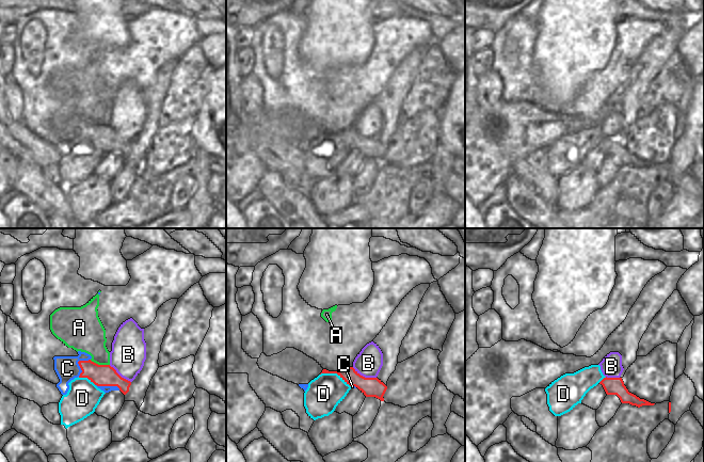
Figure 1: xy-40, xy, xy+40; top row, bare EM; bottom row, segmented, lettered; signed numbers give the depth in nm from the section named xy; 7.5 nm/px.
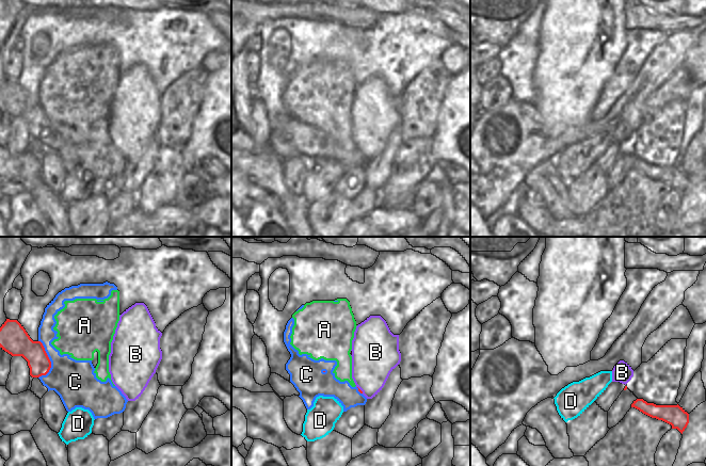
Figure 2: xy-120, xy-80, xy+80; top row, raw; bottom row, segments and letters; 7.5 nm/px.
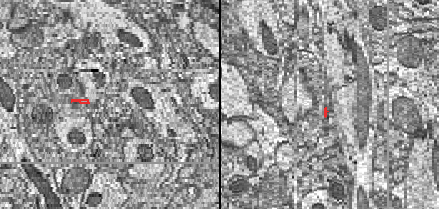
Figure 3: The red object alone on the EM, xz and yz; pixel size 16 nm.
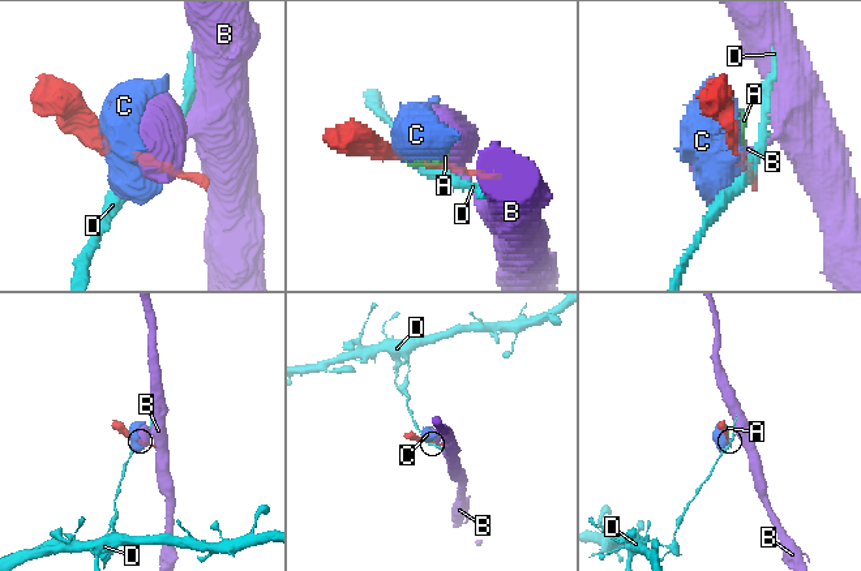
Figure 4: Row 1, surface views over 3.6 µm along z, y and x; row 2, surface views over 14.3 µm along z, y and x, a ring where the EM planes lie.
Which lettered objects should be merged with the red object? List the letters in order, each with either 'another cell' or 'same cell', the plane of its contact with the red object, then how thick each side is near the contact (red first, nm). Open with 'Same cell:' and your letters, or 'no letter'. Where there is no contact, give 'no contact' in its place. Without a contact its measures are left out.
Same cell: no letter
A: another cell; meets red in xy-40; 160 nm thick on the red side, 260 nm on the other
B: another cell; meets red in xy; 140 nm thick on the red side, 200 nm on the other
C: another cell; meets red in xy-40; 160 nm thick on the red side, 180 nm on the other
D: another cell; meets red in xy; 110 nm thick on the red side, 260 nm on the other

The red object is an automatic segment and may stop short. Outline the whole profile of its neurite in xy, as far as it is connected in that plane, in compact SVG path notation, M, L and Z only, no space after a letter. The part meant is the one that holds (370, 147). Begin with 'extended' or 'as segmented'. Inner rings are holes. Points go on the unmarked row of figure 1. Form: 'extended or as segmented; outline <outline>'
as segmented; outline M346 128L339 132L323 130L321 134L337 134L347 145L357 148L366 158L375 158L384 162L387 147L378 139L365 139L353 128Z

